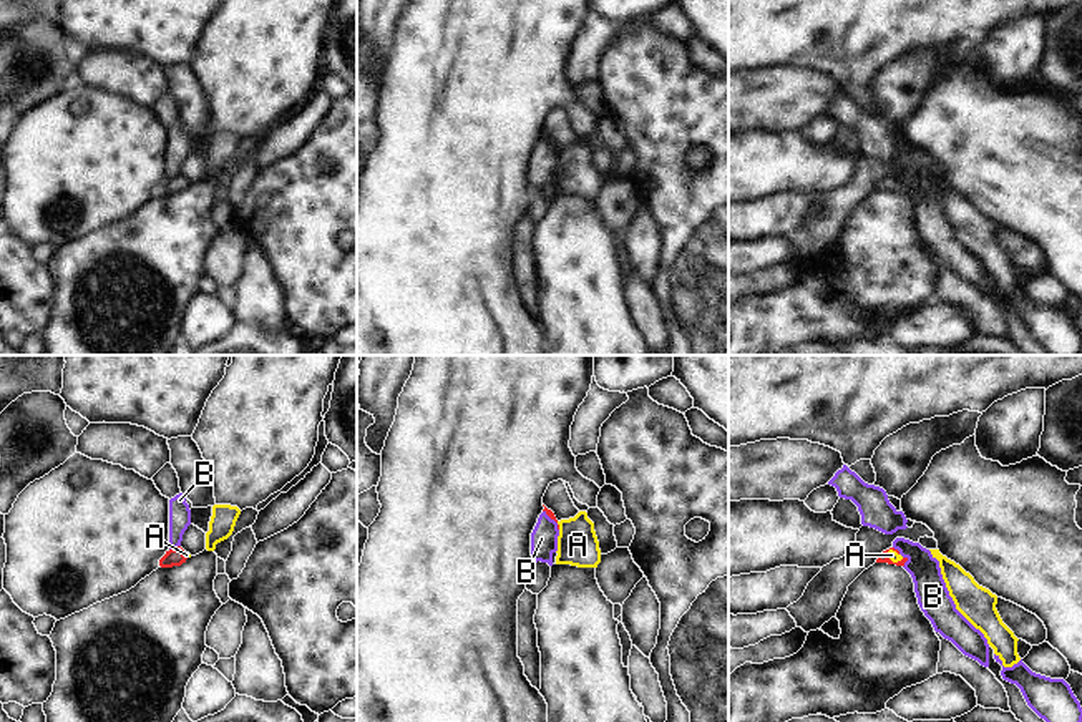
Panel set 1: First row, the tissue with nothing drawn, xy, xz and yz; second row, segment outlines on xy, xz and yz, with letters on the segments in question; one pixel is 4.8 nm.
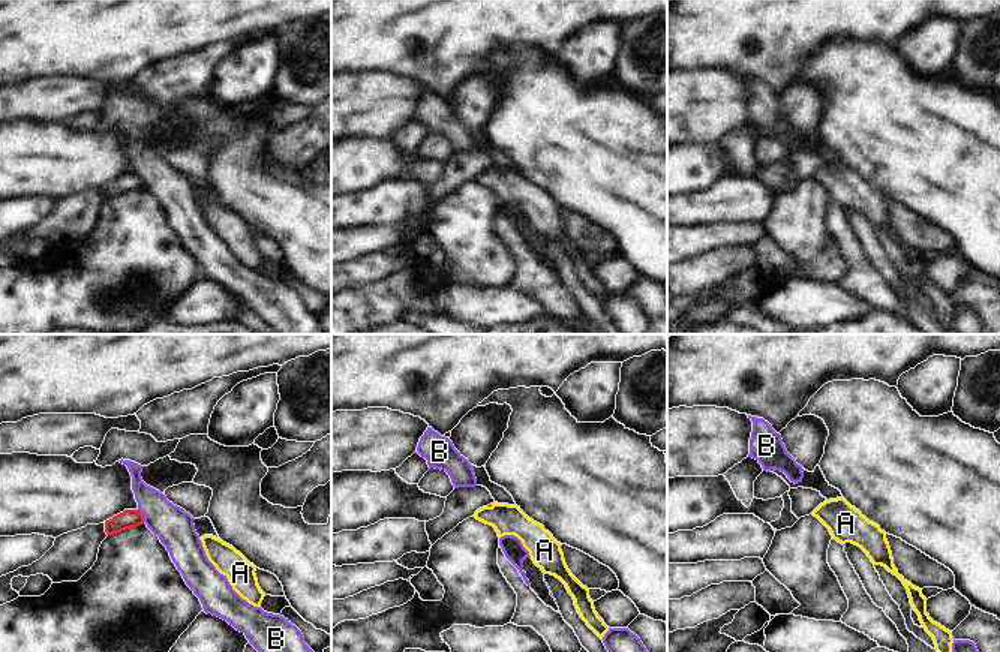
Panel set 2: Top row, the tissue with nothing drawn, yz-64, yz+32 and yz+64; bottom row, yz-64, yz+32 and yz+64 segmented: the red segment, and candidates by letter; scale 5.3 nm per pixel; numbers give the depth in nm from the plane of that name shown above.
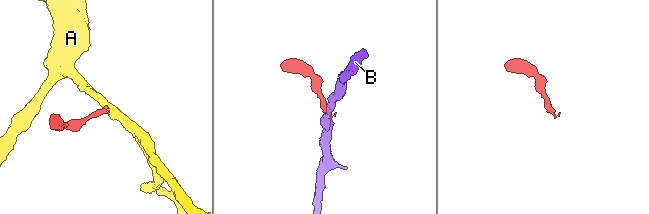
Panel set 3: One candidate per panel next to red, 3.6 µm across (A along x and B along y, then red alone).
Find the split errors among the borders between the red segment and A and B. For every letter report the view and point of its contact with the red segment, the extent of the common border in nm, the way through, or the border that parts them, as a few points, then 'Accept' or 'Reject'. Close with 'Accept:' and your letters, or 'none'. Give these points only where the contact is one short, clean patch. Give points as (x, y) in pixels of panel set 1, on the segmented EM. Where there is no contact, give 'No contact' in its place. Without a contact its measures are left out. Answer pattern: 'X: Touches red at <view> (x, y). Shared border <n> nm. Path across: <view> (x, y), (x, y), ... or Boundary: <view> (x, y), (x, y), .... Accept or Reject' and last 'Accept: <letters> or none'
A: Touches red at yz (891, 561). Shared border 90 nm. Path across: yz (883, 558), (891, 561), (891, 555). Accept
B: Touches red at yz (906, 560). Shared border 60 nm. Boundary: yz (906, 556), (903, 566). Reject
Accept: A

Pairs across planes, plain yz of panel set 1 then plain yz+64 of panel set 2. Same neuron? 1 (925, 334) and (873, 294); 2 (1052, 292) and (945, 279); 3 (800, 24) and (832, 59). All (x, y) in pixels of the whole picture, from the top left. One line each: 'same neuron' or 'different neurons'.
1: different neurons
2: same neuron
3: different neurons

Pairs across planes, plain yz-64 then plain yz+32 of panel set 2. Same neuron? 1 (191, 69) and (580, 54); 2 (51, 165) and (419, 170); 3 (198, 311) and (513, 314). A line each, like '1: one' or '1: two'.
1: two
2: one
3: one

